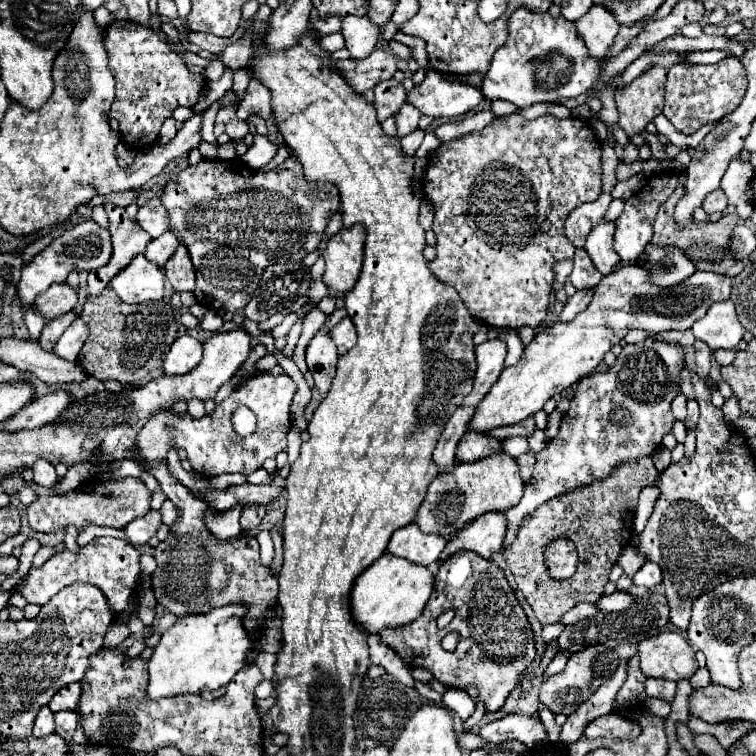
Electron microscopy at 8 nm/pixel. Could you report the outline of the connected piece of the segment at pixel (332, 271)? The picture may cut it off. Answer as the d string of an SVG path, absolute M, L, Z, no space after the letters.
M353 226L349 230L343 228L337 236L329 240L329 246L323 254L323 282L329 290L327 296L345 296L355 286L363 264L363 242L363 226Z

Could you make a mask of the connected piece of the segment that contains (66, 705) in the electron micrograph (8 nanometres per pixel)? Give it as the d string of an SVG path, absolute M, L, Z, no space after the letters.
M67 684L65 688L61 688L61 692L57 692L57 696L53 696L53 700L47 704L53 712L61 712L61 710L75 710L77 708L77 700L81 696L81 684Z

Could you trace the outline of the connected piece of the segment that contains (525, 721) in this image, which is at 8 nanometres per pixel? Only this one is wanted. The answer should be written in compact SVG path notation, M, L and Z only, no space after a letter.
M509 714L501 720L481 726L481 730L477 734L481 738L485 738L487 742L495 742L495 744L507 742L507 740L519 740L531 750L547 744L547 730L537 716Z

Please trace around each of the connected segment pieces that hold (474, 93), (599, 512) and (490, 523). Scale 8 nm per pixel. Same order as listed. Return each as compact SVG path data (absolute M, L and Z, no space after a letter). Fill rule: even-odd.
M429 70L423 84L415 84L413 90L407 94L407 102L421 114L433 118L457 118L483 102L483 94L475 86L447 82L441 74Z
M639 458L633 464L621 464L613 470L613 474L605 480L599 480L599 484L591 484L587 488L579 488L573 494L565 494L565 496L557 496L545 504L541 504L541 508L537 508L533 512L533 516L525 516L525 520L521 522L521 528L513 540L513 544L503 548L503 558L511 570L511 574L515 576L517 588L523 592L523 596L527 598L529 606L535 612L535 618L545 626L545 624L555 624L569 608L581 604L581 602L595 602L603 596L603 588L609 580L609 570L613 568L613 564L617 562L621 550L625 546L631 544L631 536L633 536L633 516L635 516L635 506L637 506L637 496L645 486L655 484L655 480L659 478L659 472L653 464L651 458ZM557 538L567 538L571 542L575 542L577 552L579 552L579 564L577 564L577 572L569 578L569 580L553 580L547 572L543 572L543 548L547 548L549 542L557 540Z
M489 512L477 520L473 520L465 530L461 530L453 540L447 542L445 550L439 556L439 564L453 556L459 550L471 550L481 558L489 560L491 554L501 550L505 538L505 514L503 512Z

